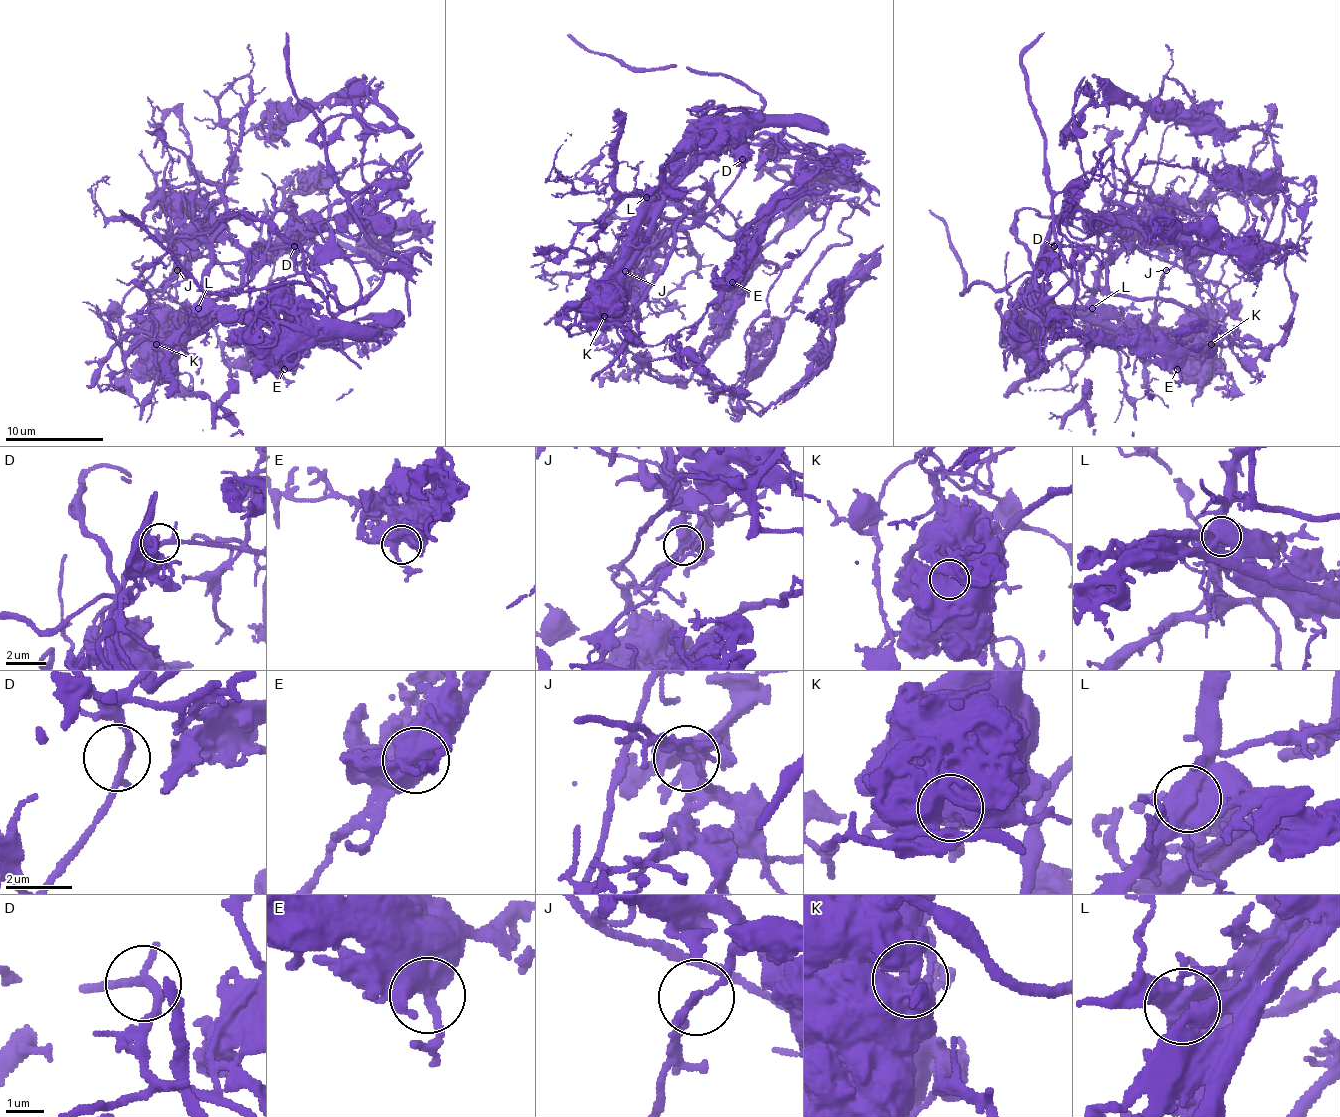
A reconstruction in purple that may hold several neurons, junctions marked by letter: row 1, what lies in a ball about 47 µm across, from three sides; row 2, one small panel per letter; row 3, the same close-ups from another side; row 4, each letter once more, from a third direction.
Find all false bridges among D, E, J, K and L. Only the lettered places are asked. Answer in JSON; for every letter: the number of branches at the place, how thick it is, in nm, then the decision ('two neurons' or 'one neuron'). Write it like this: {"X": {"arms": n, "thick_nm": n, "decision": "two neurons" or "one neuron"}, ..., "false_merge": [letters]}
{"D": {"arms": 3, "thick_nm": 200, "decision": "one neuron"}, "E": {"arms": 2, "thick_nm": 600, "decision": "one neuron"}, "J": {"arms": 3, "thick_nm": 120, "decision": "two neurons"}, "K": {"arms": 4, "thick_nm": 480, "decision": "two neurons"}, "L": {"arms": 2, "thick_nm": 750, "decision": "two neurons"}, "false_merge": ["J", "K", "L"]}

